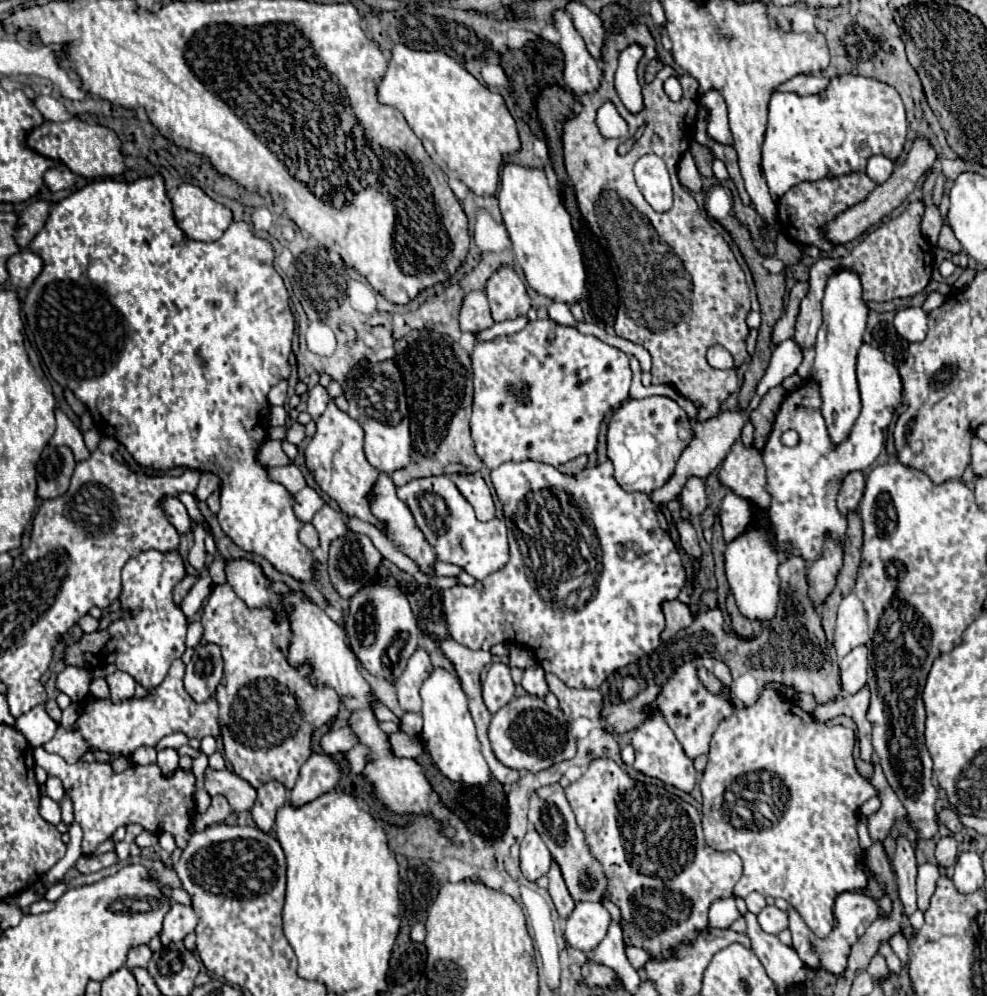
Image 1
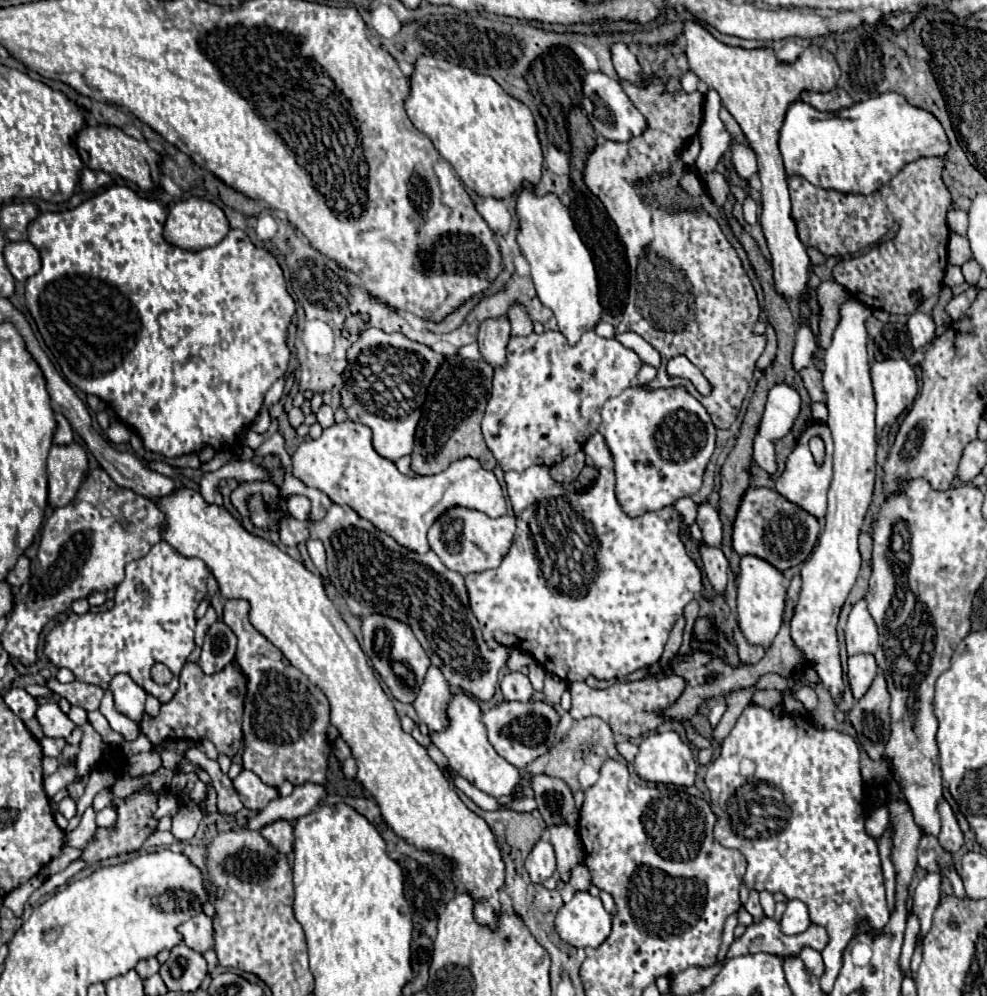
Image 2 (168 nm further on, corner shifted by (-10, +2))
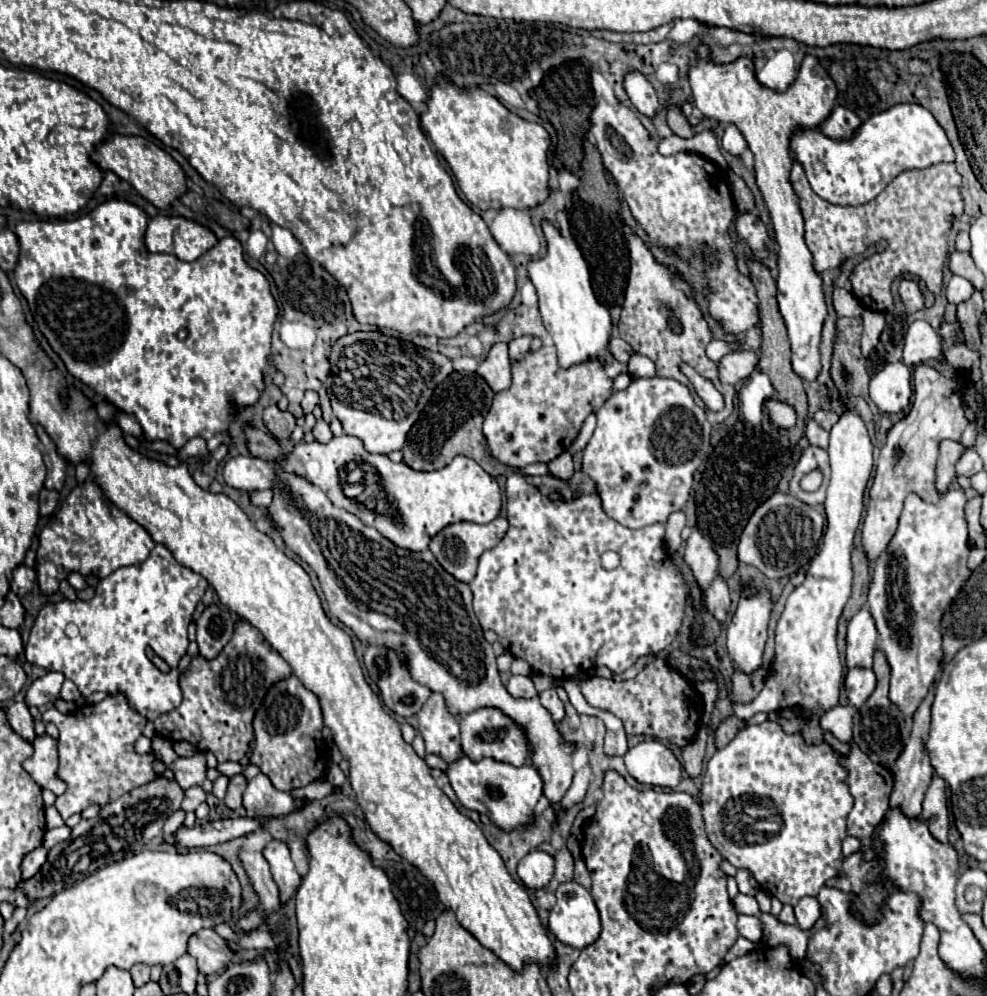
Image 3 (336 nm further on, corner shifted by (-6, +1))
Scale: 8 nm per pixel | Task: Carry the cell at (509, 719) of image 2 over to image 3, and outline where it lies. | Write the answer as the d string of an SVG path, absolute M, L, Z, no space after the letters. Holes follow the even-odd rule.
M479 708L461 718L461 744L463 752L473 760L479 762L483 758L493 758L499 762L507 762L513 766L523 766L529 758L529 748L523 736L521 726L517 726L511 718L507 718L497 708Z

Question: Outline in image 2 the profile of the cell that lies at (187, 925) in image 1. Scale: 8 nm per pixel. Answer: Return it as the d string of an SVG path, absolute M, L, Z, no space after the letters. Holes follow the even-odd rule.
M199 913L185 921L183 925L179 925L179 933L183 935L185 945L199 953L205 953L207 949L213 947L213 925L211 917L207 917L205 913Z

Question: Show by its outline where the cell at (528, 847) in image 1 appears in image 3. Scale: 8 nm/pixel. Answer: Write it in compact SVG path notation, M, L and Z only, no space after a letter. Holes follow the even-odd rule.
M531 850L527 856L523 856L519 860L517 876L521 878L525 888L539 890L539 888L545 888L551 882L553 870L555 870L555 860L553 860L551 854Z

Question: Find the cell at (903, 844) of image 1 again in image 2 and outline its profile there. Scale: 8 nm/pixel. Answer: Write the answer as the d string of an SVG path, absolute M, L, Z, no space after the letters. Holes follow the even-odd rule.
M911 913L909 919L907 919L905 943L903 943L903 953L901 953L901 971L903 971L905 975L909 973L909 963L911 963L911 955L913 955L913 949L915 949L917 933L919 933L919 919L917 919L915 913Z

